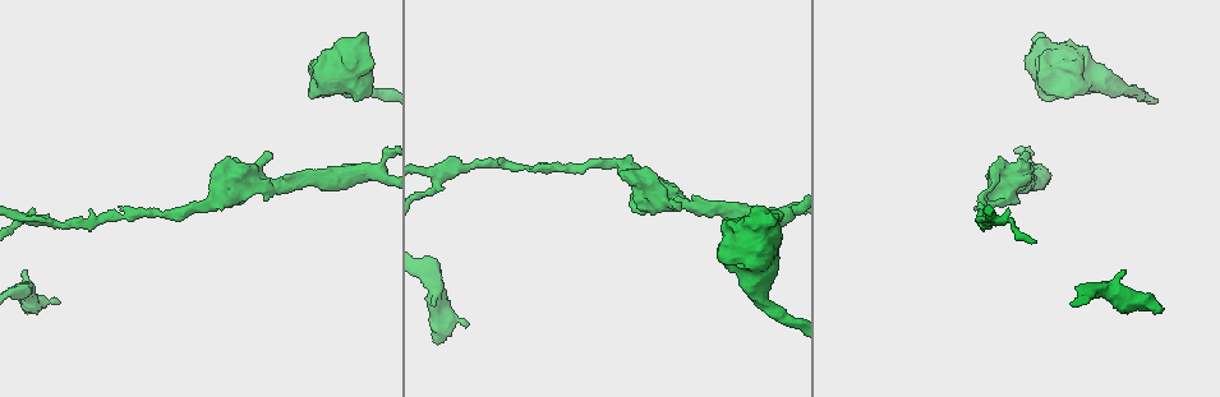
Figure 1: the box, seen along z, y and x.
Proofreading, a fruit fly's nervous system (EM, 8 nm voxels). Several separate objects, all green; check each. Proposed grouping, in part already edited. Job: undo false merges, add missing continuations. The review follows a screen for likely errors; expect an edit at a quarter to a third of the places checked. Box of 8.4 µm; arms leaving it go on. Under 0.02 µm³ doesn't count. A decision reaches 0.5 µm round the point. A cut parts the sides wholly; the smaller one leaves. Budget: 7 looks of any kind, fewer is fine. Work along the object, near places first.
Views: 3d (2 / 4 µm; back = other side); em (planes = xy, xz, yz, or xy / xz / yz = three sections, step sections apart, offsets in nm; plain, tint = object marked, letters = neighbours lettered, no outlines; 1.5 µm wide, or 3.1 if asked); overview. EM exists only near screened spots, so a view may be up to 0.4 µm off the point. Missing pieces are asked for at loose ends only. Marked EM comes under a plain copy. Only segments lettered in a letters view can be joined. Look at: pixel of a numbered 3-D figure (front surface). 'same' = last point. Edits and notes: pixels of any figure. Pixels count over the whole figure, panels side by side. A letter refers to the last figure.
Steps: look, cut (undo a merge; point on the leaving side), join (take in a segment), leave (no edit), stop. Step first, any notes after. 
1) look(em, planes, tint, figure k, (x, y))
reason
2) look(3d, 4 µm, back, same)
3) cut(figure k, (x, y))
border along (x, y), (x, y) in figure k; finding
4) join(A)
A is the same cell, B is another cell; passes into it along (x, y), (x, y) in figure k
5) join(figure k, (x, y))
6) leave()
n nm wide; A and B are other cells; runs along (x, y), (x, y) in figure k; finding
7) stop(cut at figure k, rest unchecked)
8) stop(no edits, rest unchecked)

look(em, planes, letters, figure 1, (438, 344))
free end

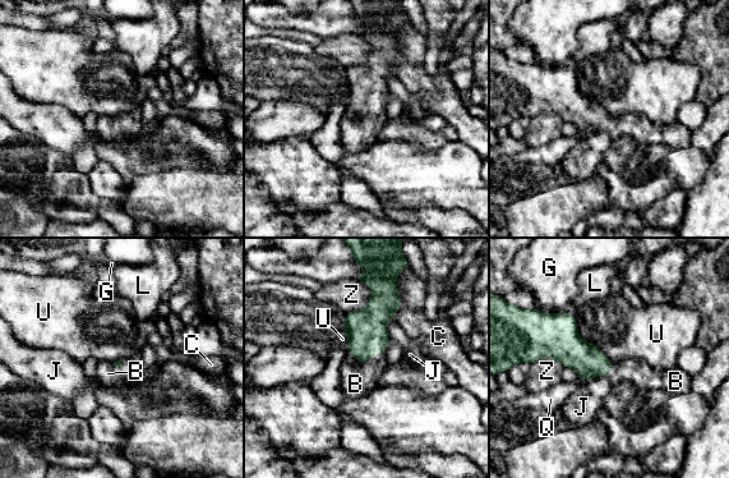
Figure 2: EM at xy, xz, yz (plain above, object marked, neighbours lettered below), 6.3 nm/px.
join(B)
B is the same cell, C, G, J, L, Q, U and Z are other cells; the cell continues

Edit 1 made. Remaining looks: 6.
look(overview)

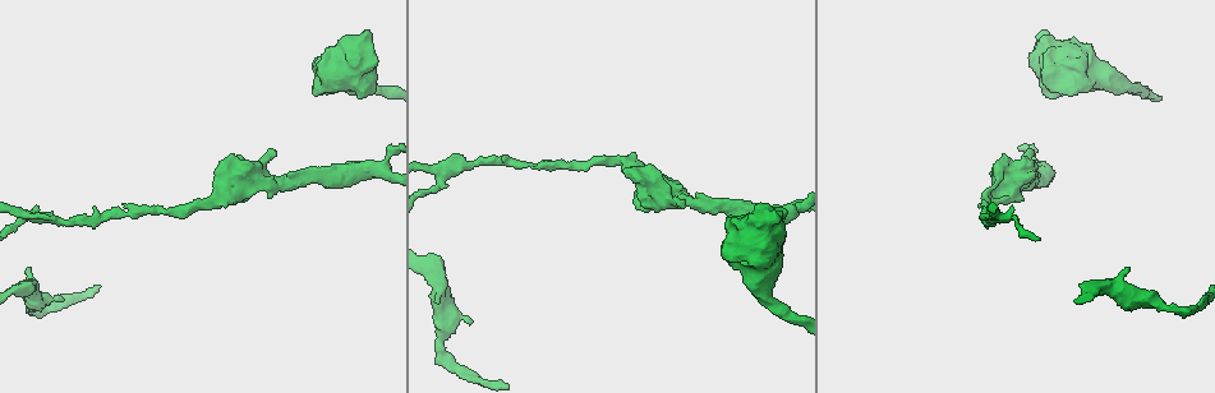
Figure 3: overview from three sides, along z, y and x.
look(em, planes, tint, figure 3, (448, 175))
side arm on a straight run

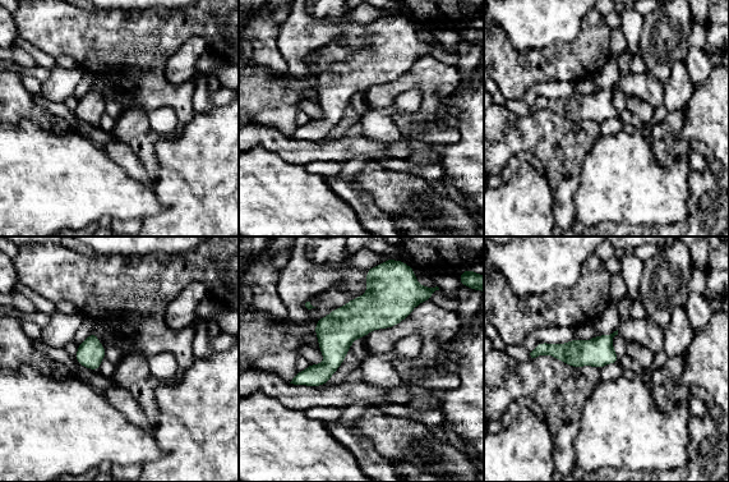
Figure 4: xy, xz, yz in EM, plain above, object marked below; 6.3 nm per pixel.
look(em, planes, letters, same)

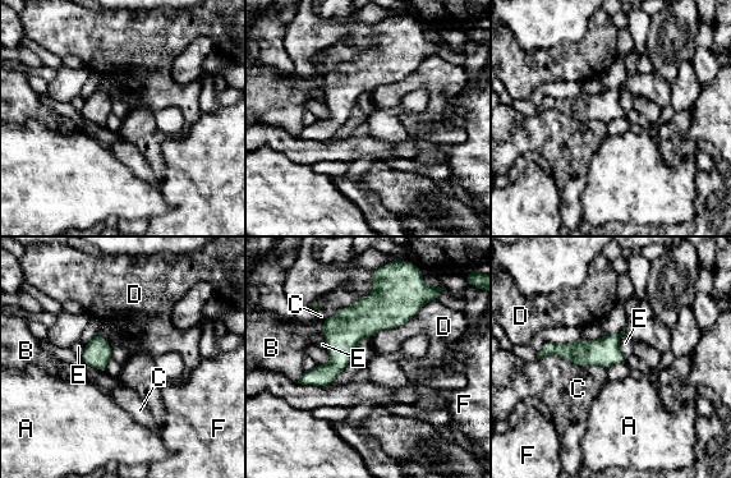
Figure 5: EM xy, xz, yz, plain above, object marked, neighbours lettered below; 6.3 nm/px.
leave()
A, B, C, D, E and F are other cells; runs along (435, 292), (403, 293), (309, 377) in figure 5; continuous, no second cell

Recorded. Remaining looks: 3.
stop(join at figure 2, rest unchecked)

